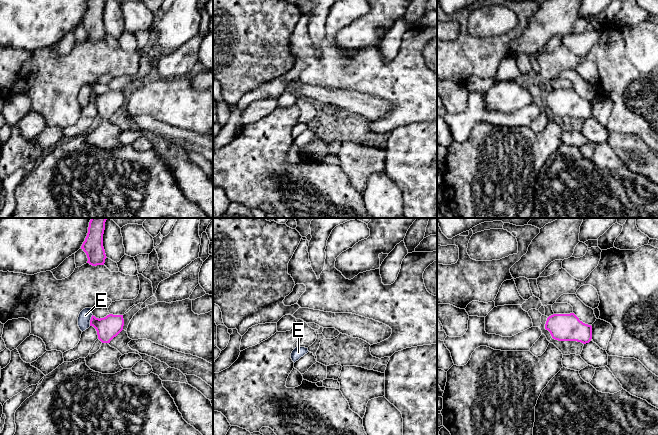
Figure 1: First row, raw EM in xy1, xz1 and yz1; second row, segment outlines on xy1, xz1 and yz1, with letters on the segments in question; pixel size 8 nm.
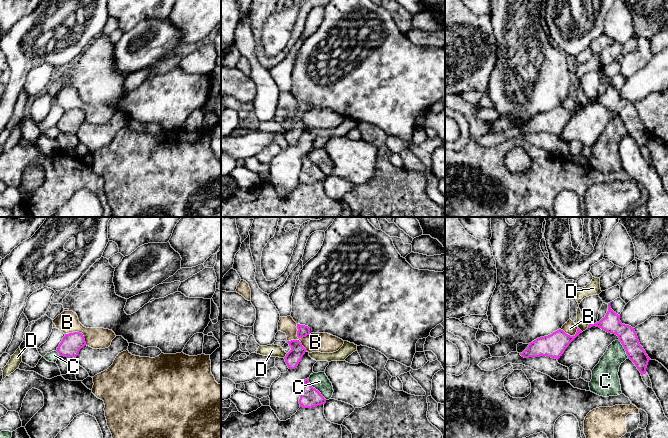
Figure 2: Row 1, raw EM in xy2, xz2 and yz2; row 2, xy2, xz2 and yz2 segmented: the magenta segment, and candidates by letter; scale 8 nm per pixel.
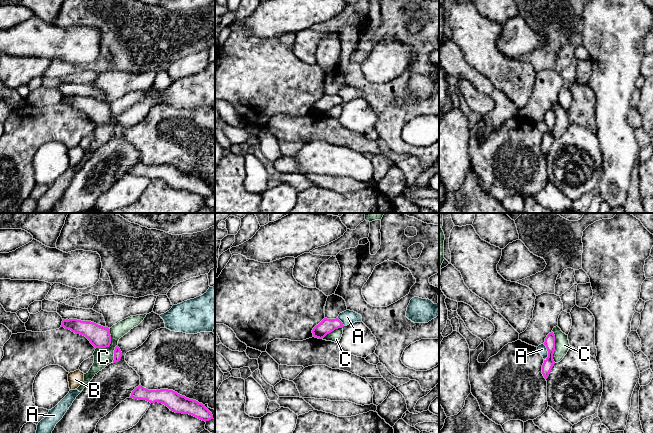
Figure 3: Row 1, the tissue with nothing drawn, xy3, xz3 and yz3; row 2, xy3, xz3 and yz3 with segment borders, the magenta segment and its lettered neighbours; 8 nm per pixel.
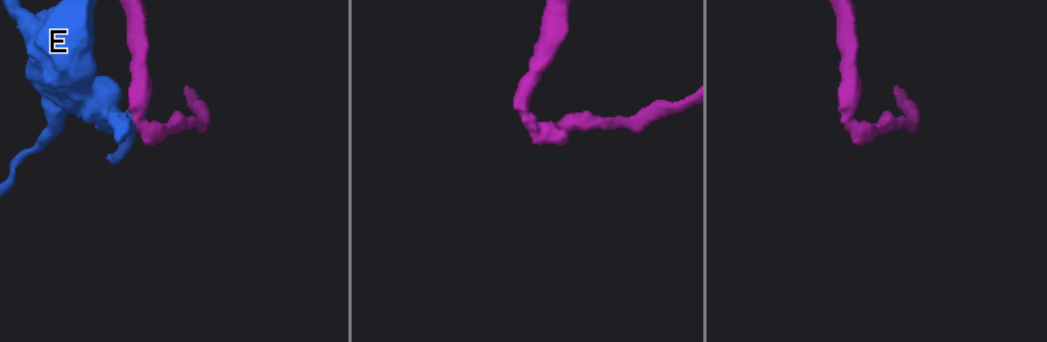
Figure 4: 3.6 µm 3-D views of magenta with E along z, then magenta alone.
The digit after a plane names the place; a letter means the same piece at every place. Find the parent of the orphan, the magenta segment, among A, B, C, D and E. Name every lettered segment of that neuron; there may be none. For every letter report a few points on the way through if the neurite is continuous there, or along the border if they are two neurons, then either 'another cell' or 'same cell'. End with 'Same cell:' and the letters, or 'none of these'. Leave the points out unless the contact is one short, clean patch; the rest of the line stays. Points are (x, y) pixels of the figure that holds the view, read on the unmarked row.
A: border yz3 (543, 120), (547, 126), (545, 136); another cell
B: border xz2 (296, 100), (298, 116), (306, 126); another cell
C: another cell
D: border xz2 (287, 129), (283, 133); another cell
E: border xy1 (92, 90), (89, 101); another cell
Same cell: none of these

